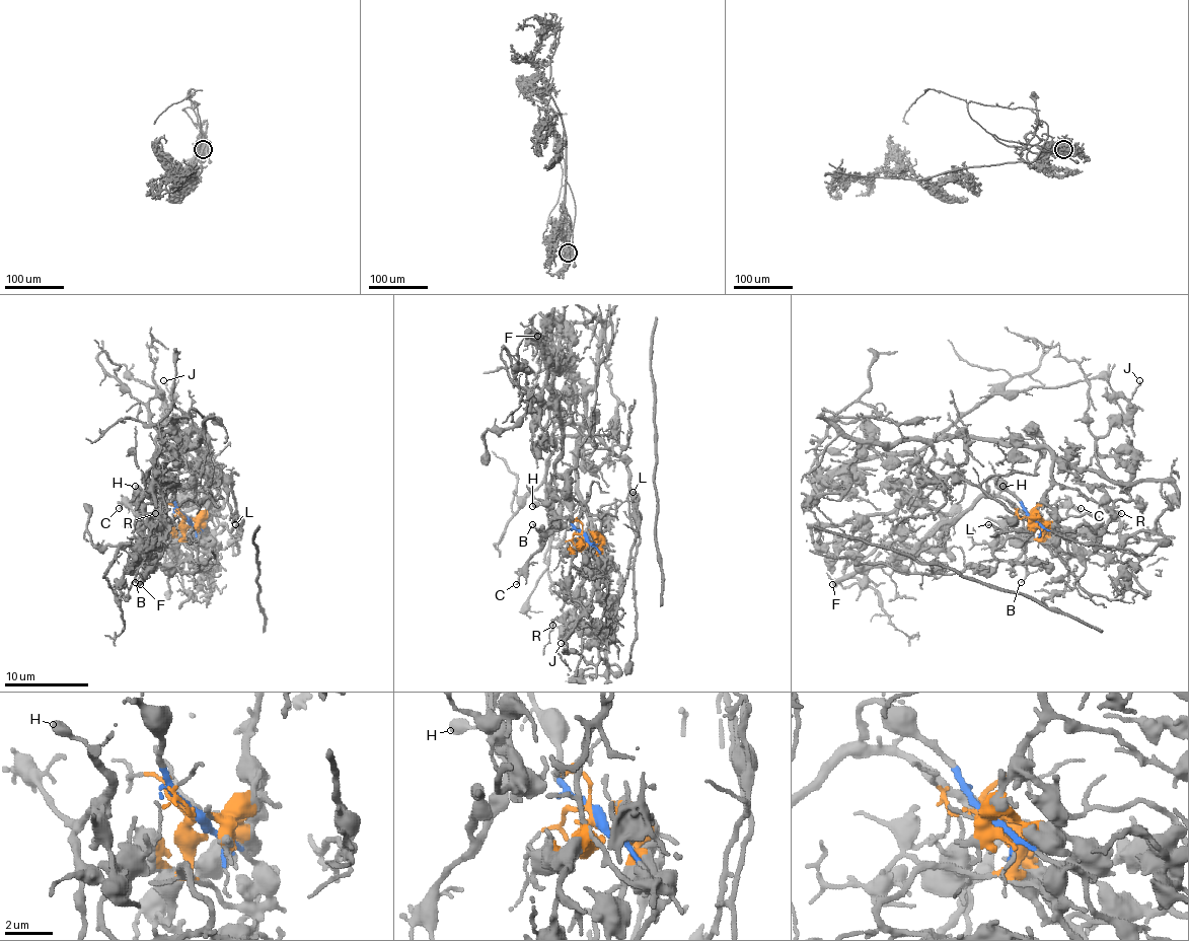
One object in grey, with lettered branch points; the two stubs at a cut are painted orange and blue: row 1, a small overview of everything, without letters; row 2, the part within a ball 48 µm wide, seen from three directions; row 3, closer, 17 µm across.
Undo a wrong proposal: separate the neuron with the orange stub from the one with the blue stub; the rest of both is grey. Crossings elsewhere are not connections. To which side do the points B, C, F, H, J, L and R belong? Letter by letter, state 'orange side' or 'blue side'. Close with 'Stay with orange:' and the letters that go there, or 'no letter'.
B: blue side
C: blue side
F: blue side
H: blue side
J: orange side
L: orange side
R: orange side
Stay with orange: J, L, R

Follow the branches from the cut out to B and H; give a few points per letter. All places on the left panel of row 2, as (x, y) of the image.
B: (186, 519), (172, 498), (168, 482), (160, 484), (149, 496), (156, 507), (145, 521), (145, 570), (135, 583)
H: (186, 519), (166, 480), (151, 494), (135, 486)

